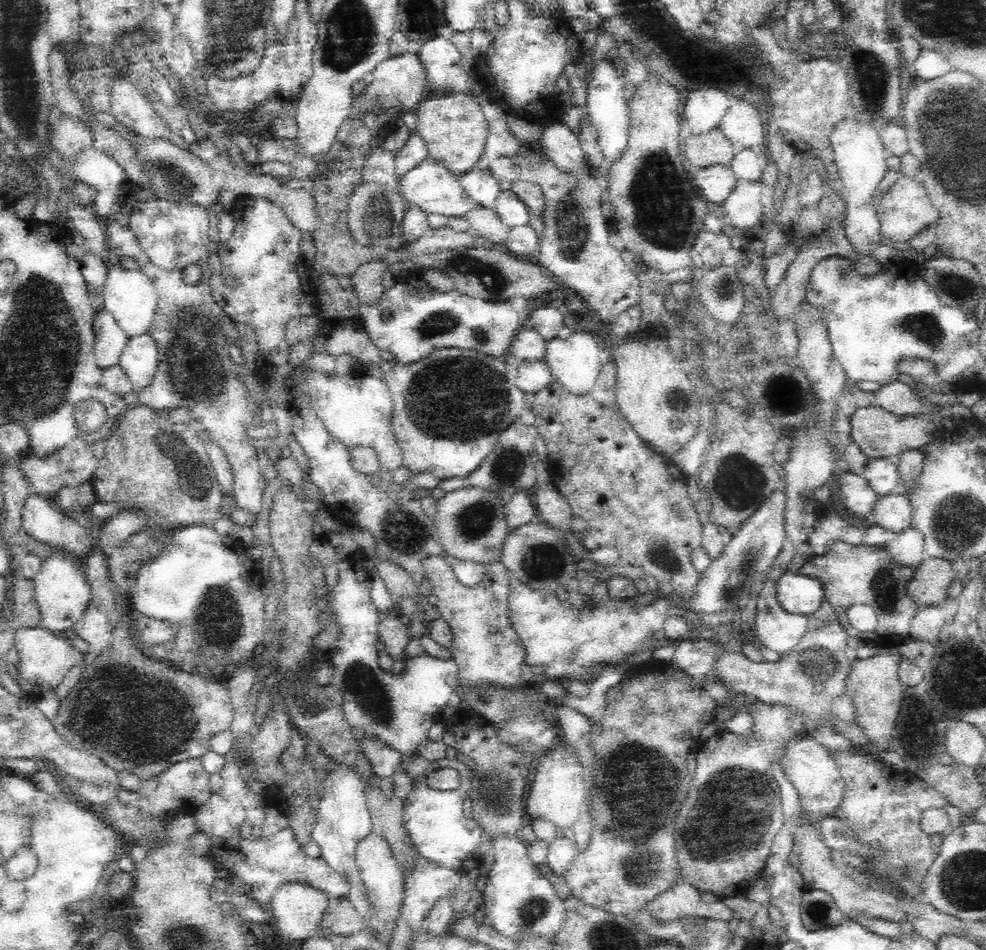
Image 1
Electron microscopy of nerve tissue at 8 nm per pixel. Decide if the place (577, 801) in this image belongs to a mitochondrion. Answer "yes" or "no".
no

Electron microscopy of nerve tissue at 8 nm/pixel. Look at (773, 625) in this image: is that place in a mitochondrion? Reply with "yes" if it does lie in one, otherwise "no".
no

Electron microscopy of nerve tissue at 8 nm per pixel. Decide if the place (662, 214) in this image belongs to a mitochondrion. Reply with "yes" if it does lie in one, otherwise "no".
yes

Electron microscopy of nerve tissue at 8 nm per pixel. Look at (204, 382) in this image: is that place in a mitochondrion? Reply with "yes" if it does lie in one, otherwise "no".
yes

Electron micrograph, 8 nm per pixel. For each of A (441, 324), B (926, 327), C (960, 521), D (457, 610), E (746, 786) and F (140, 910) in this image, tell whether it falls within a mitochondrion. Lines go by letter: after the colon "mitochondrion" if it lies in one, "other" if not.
A: mitochondrion
B: mitochondrion
C: mitochondrion
D: other
E: mitochondrion
F: other

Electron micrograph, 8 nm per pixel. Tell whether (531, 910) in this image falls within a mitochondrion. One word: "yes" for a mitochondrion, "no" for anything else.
yes

